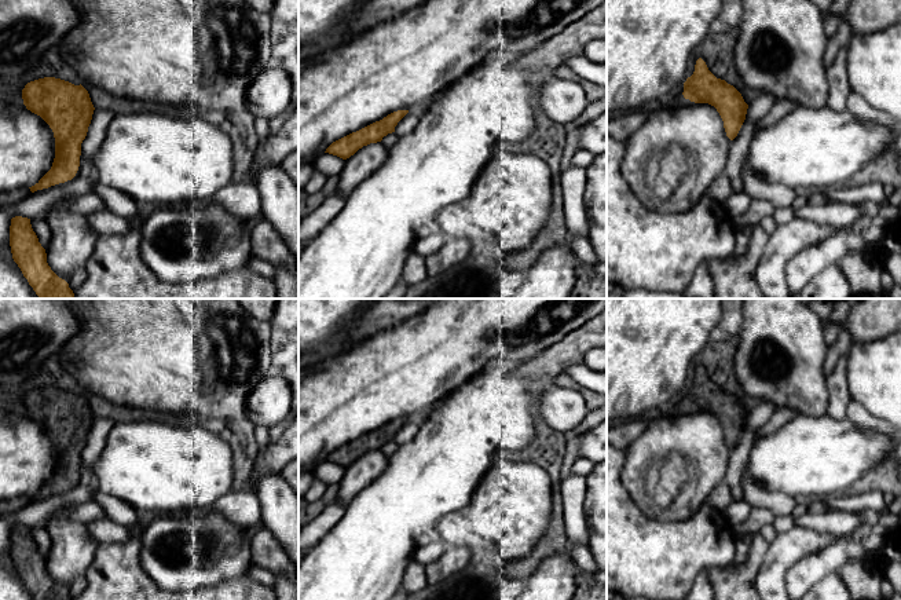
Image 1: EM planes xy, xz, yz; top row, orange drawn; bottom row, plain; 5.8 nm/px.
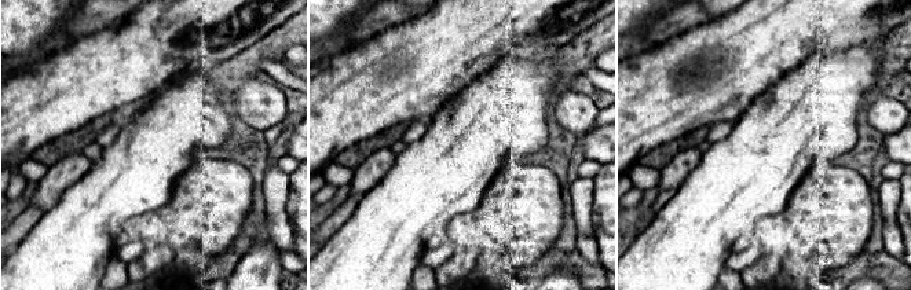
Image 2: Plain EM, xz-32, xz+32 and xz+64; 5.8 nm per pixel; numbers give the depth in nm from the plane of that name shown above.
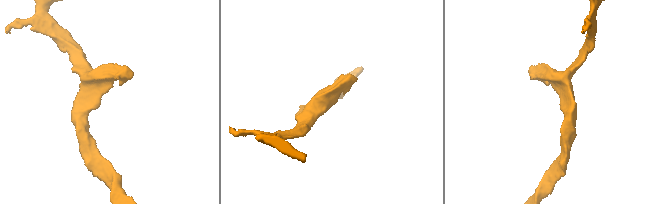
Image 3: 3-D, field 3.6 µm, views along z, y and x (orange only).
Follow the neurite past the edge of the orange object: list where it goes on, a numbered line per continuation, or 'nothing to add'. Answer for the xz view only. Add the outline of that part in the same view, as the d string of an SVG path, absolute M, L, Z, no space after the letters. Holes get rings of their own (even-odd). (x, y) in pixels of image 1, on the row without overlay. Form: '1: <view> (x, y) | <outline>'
nothing to add

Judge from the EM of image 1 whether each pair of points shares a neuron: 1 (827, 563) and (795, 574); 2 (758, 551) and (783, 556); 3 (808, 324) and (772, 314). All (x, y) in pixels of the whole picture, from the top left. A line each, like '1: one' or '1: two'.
1: one
2: two
3: one

